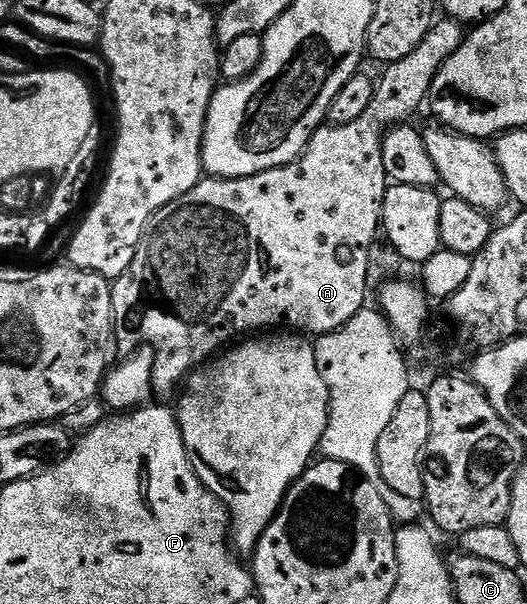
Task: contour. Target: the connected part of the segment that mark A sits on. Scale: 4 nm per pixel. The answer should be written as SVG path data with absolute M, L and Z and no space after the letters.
M448 16L442 17L433 25L431 32L427 32L427 36L423 38L423 44L419 44L419 48L415 48L415 52L411 52L411 56L403 56L403 60L390 62L384 67L385 75L382 76L381 82L379 78L376 83L371 104L367 108L367 112L363 112L363 116L359 116L359 120L351 120L351 124L346 126L322 124L311 136L311 140L305 145L305 150L299 158L274 170L259 172L255 176L247 176L246 178L202 177L198 186L191 188L191 192L179 196L179 200L167 204L167 208L163 208L154 216L135 252L135 260L131 260L131 268L127 268L127 272L123 272L121 277L112 283L113 321L120 324L117 332L118 343L122 347L129 346L128 348L137 348L142 344L148 344L153 348L161 346L162 354L156 355L153 364L154 395L173 393L176 395L178 393L177 385L180 382L182 385L190 374L206 365L218 351L228 347L230 343L242 336L249 336L254 332L265 332L270 328L288 328L290 331L300 332L305 336L330 334L343 328L343 324L347 324L347 320L351 320L361 310L366 309L365 293L370 293L371 290L367 284L367 256L371 252L374 242L378 241L379 231L382 229L381 209L387 189L382 139L390 128L398 124L408 123L411 119L409 117L420 106L422 109L426 105L435 76L443 68L445 61L451 56L455 56L457 49L465 43L466 33L466 27L457 19Z

